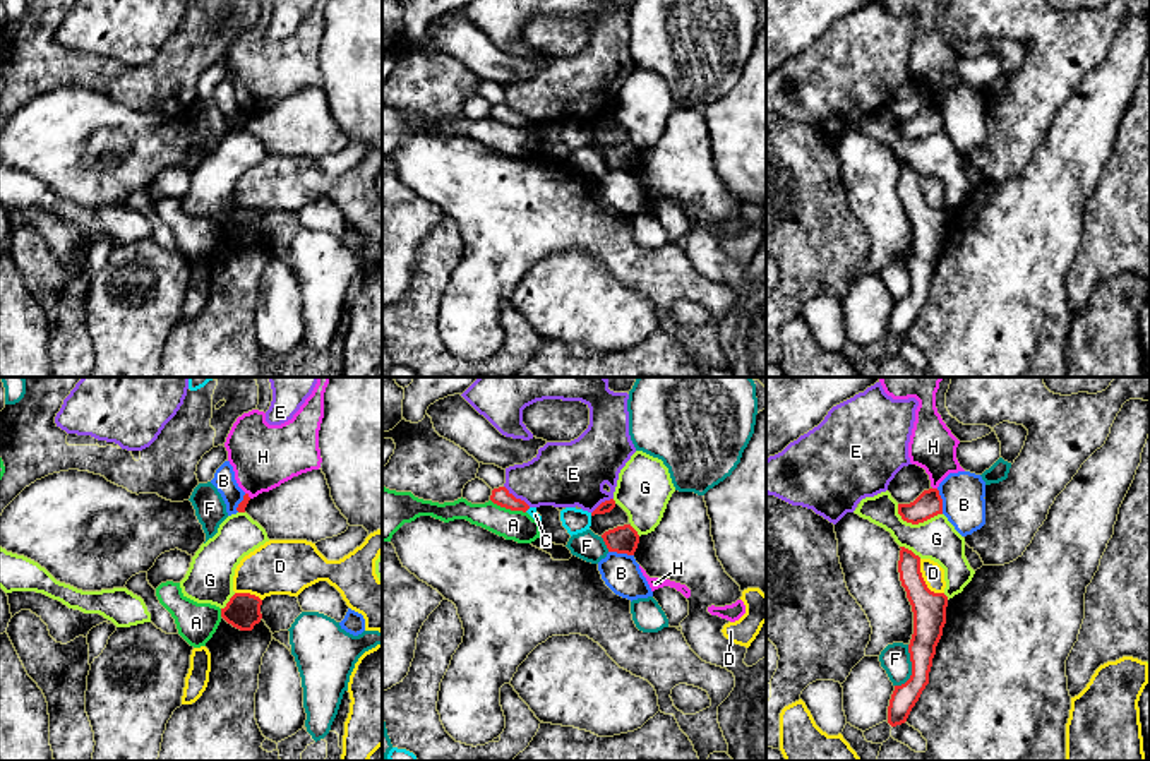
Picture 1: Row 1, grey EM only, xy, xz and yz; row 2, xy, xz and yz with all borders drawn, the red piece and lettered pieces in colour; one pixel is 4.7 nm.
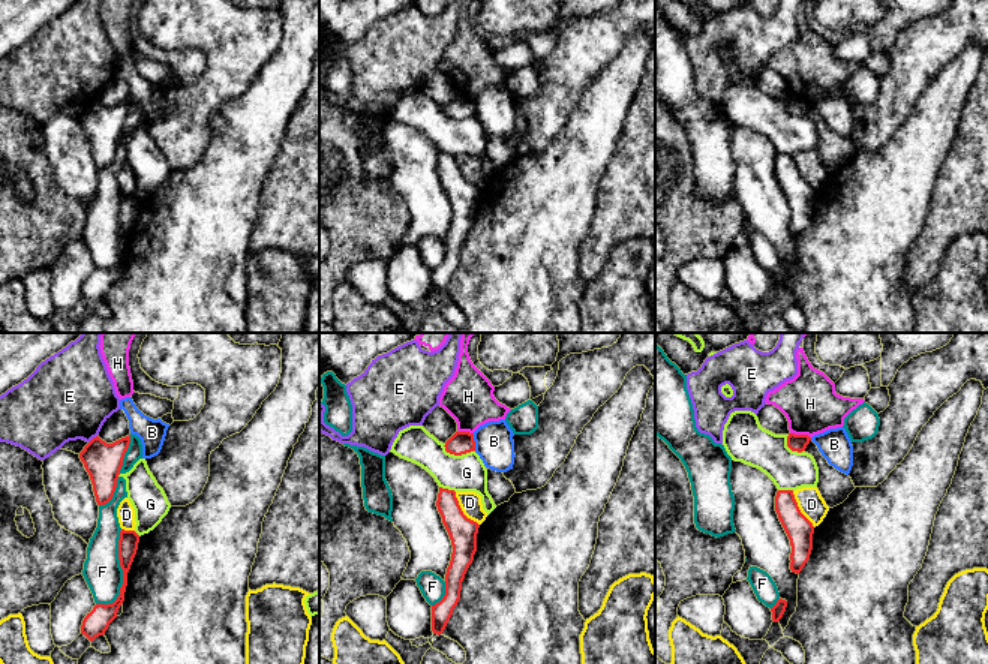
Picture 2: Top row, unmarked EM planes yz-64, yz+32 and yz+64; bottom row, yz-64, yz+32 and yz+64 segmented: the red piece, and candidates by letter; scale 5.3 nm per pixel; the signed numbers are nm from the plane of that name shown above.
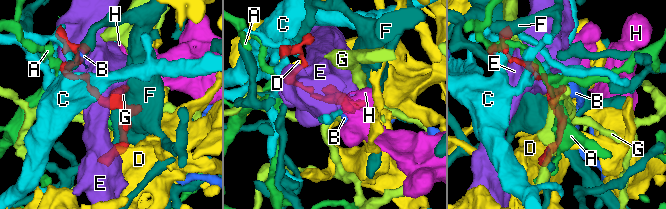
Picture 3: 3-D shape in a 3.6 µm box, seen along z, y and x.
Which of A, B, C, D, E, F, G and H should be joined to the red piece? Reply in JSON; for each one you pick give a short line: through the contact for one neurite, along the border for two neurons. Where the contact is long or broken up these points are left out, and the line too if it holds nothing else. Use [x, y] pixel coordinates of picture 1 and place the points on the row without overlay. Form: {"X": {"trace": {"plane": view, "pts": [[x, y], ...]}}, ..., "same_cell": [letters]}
{"same_cell": []}

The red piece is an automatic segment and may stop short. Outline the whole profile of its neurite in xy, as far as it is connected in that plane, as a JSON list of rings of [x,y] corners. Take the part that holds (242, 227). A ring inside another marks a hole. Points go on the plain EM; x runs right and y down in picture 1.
[[[235,209],[225,225],[221,233],[240,247],[252,247],[261,238],[262,216],[250,209]]]

